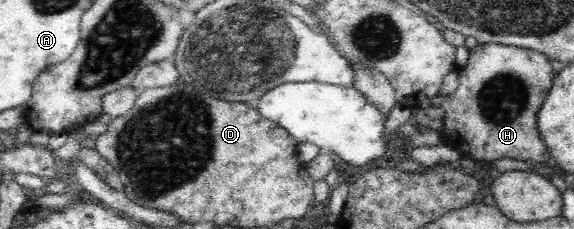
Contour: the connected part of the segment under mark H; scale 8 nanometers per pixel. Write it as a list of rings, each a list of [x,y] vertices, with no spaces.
[[[479,43],[473,49],[469,49],[469,54],[467,64],[456,68],[459,80],[457,90],[445,96],[440,105],[445,112],[441,128],[438,128],[443,143],[457,149],[463,157],[470,157],[477,161],[483,159],[495,161],[503,157],[529,161],[529,163],[549,161],[551,153],[541,141],[535,115],[547,99],[557,74],[551,66],[551,61],[539,51],[495,43]]]

